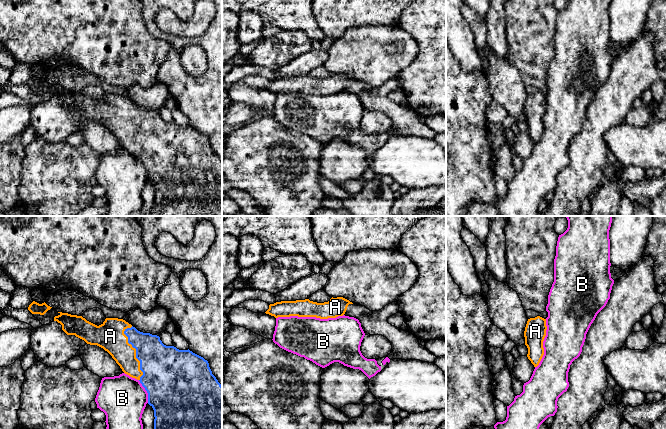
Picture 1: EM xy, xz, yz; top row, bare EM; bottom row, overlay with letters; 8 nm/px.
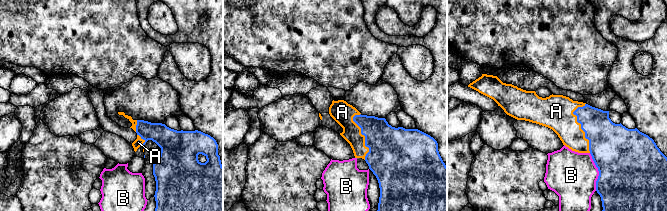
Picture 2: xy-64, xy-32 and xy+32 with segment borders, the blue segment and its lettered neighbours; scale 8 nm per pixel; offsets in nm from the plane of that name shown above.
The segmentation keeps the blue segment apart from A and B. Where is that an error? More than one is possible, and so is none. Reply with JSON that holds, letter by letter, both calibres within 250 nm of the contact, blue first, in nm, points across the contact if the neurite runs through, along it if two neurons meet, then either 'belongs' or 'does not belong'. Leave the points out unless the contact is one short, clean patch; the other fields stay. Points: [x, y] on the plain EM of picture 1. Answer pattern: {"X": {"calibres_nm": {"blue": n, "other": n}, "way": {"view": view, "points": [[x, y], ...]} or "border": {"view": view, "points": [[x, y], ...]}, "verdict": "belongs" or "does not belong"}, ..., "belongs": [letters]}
{"A": {"calibres_nm": {"blue": 340, "other": 220}, "verdict": "belongs"}, "B": {"calibres_nm": {"blue": 500, "other": 380}, "verdict": "does not belong"}, "belongs": ["A"]}

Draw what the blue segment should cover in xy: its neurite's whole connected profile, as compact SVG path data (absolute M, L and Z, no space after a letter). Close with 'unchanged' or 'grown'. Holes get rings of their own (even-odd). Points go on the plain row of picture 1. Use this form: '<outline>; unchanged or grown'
M58 89L54 97L62 101L67 111L75 111L87 120L103 124L125 150L140 157L148 169L148 180L154 186L154 206L150 216L222 216L222 161L212 150L207 136L189 125L166 122L159 112L140 108L123 95L106 94L97 102L82 92Z; grown

